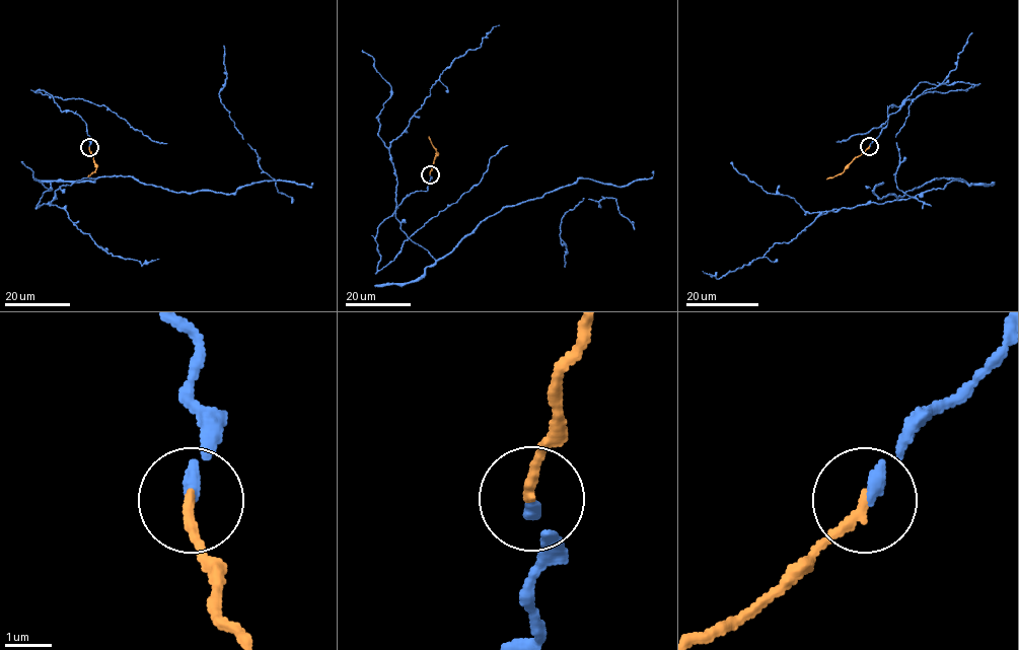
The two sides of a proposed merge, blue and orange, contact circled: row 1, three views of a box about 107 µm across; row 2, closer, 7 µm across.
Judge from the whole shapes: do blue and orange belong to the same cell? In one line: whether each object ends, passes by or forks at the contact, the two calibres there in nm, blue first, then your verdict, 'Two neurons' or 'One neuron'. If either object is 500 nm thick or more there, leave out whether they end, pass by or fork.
At the ring blue ends. At the ring orange ends. Thickness 280 nm (blue) against 240 nm. One neuron

